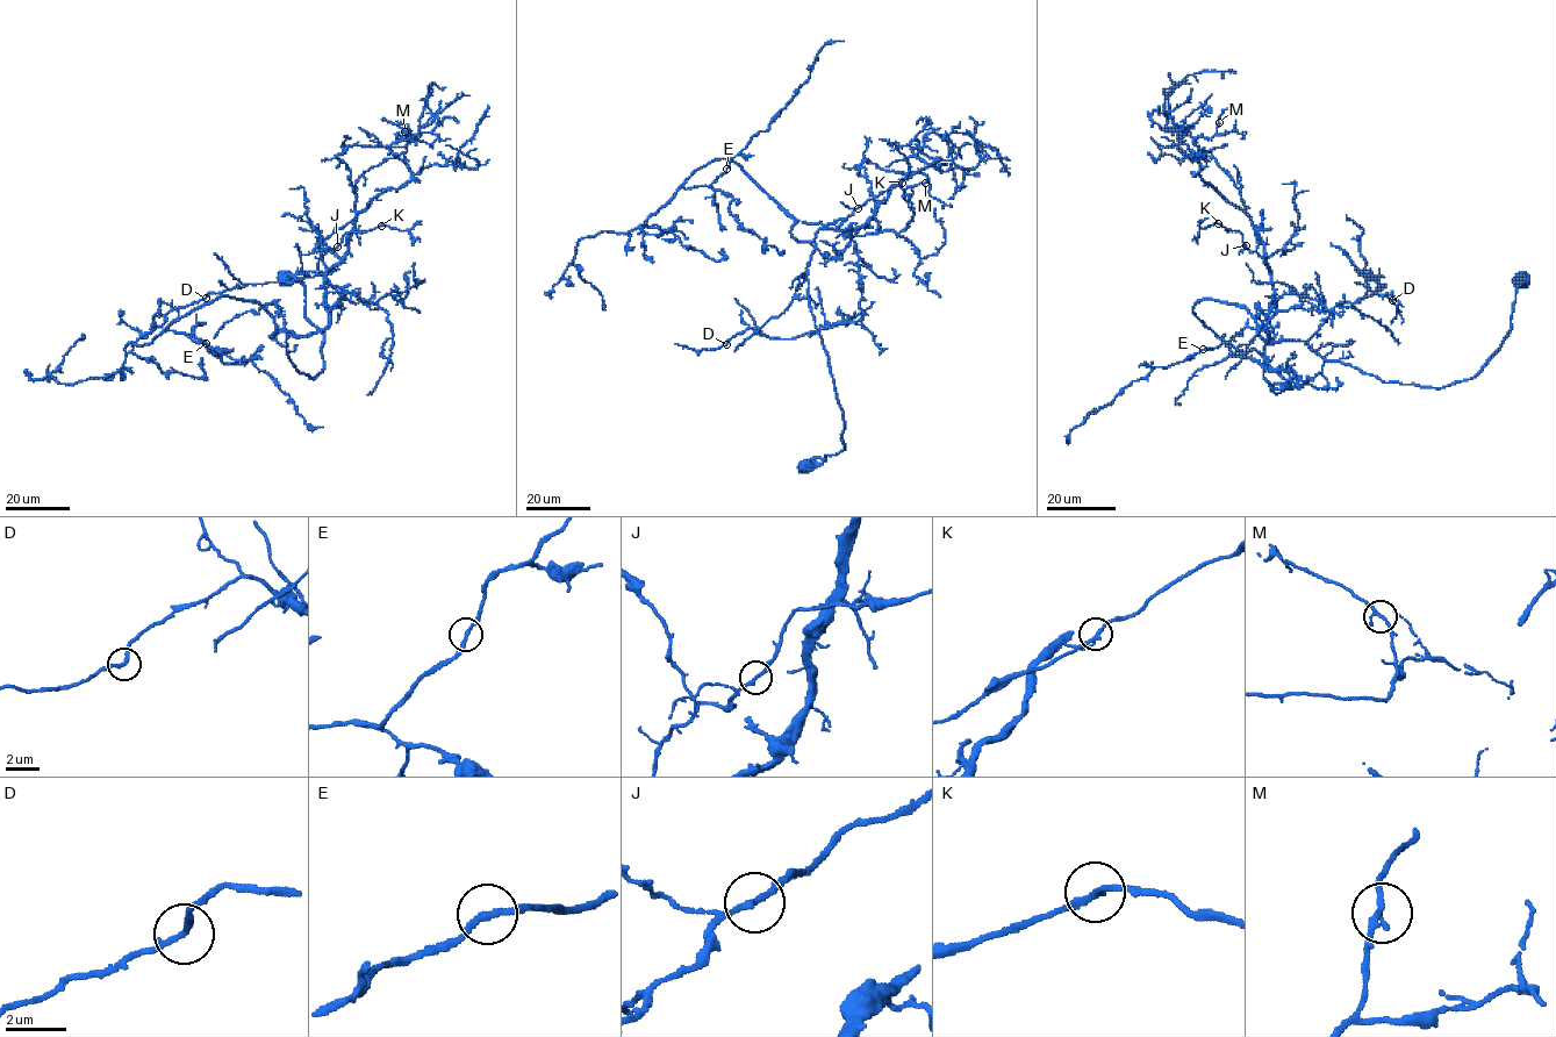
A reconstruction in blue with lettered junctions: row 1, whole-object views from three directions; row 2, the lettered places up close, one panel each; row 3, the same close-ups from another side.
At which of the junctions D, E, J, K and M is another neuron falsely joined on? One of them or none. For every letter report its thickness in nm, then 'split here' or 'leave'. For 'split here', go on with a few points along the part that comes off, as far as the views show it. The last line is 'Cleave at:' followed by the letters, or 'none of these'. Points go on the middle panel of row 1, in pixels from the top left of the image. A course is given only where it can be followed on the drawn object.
D: 200 nm | leave
E: 200 nm | leave
J: 200 nm | leave
K: 200 nm | leave
M: 200 nm | leave
Cleave at: none of these

